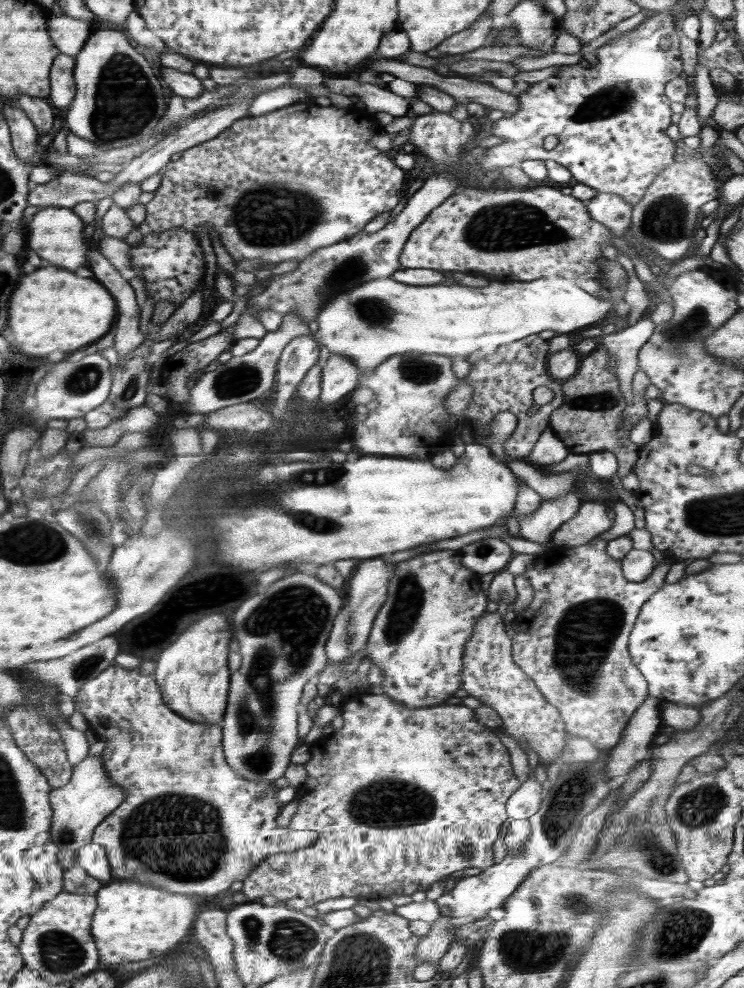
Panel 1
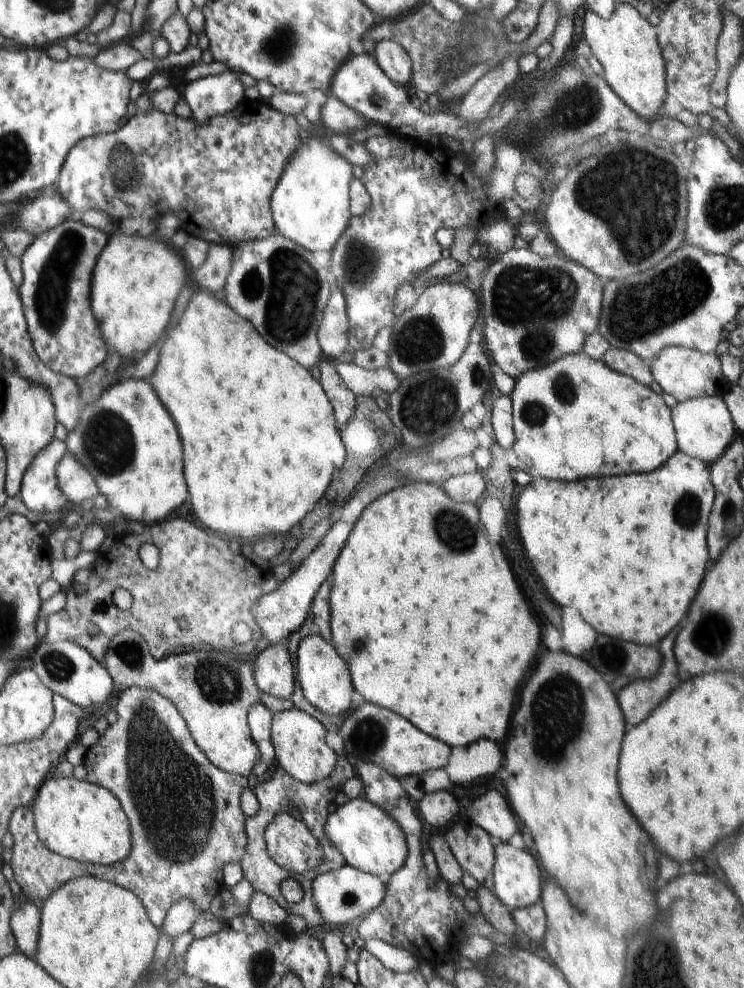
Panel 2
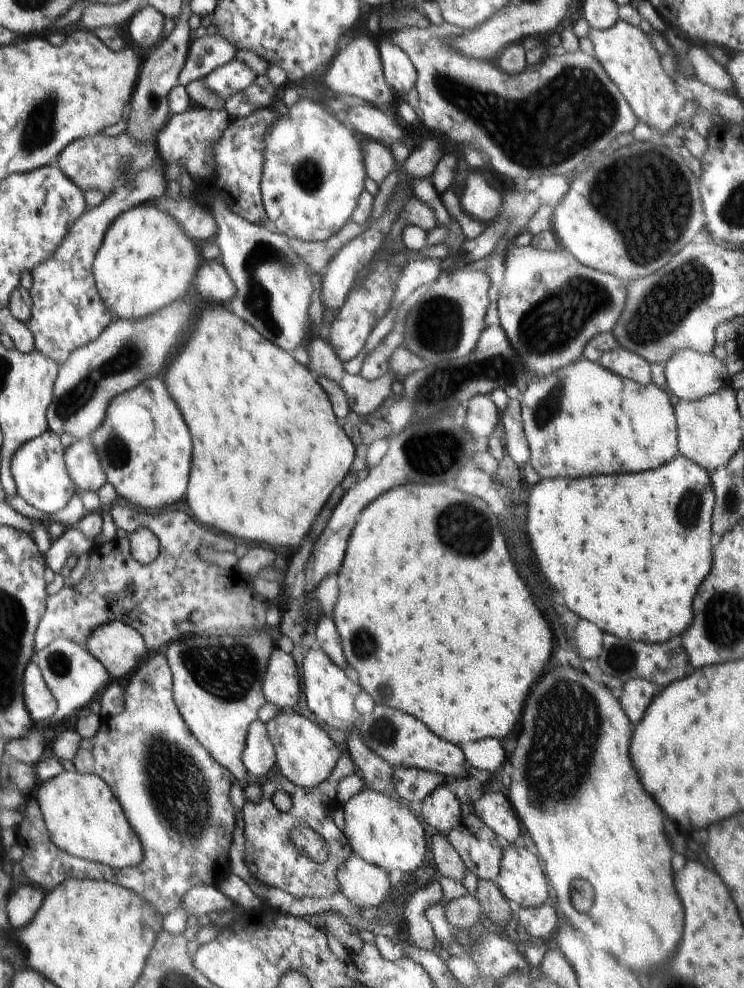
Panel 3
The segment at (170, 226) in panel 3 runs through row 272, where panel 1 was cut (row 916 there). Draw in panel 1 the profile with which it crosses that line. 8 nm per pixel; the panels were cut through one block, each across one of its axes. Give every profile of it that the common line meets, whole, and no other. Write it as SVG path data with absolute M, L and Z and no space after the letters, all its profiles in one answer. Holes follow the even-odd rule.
M112 880L104 884L95 897L100 898L100 910L95 910L96 922L91 922L91 933L96 934L95 942L100 942L104 968L167 955L184 936L192 932L198 914L198 898L172 894L137 880Z

